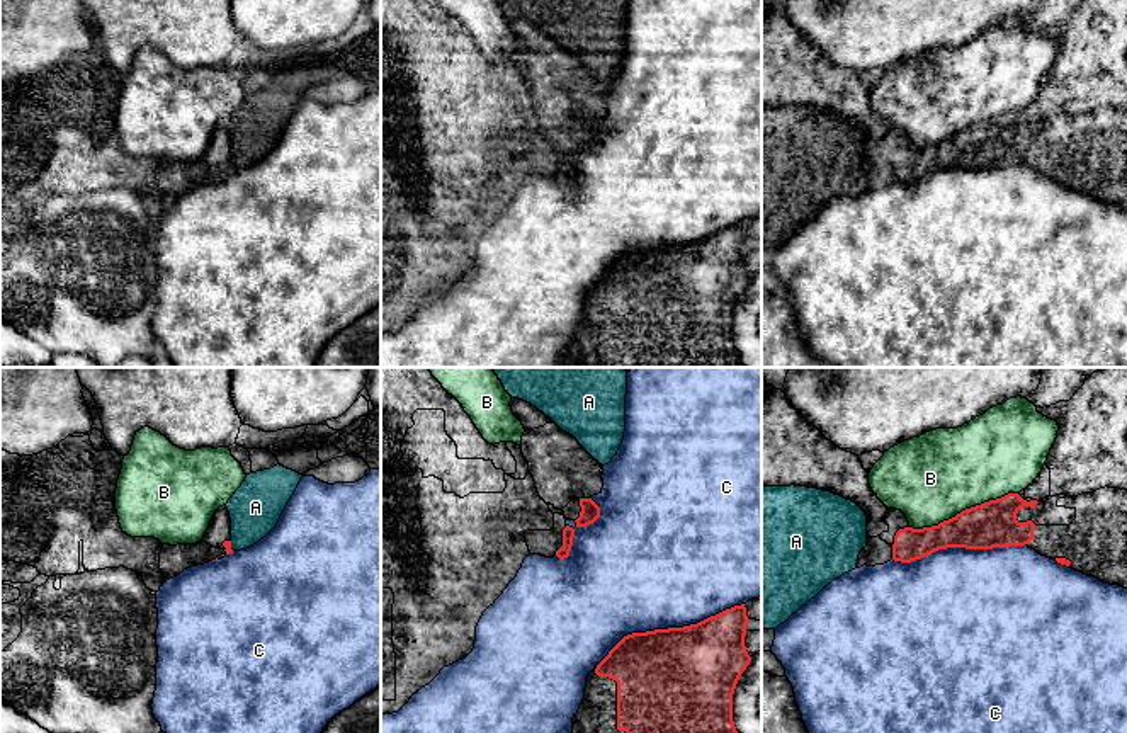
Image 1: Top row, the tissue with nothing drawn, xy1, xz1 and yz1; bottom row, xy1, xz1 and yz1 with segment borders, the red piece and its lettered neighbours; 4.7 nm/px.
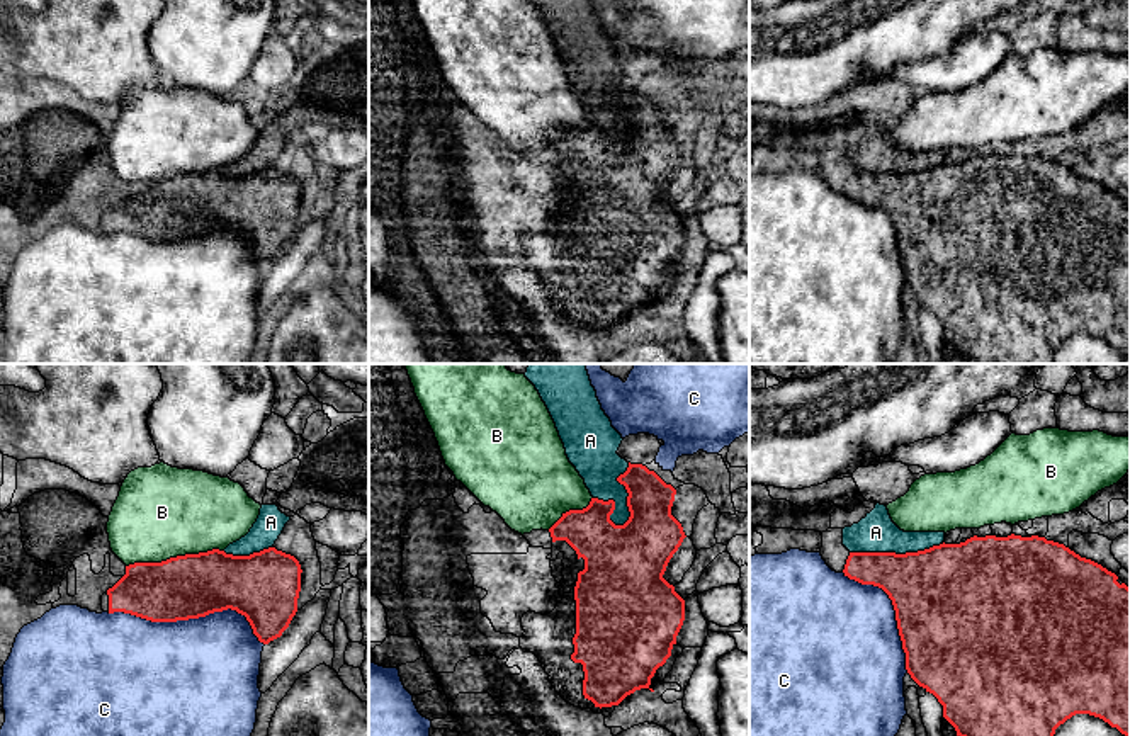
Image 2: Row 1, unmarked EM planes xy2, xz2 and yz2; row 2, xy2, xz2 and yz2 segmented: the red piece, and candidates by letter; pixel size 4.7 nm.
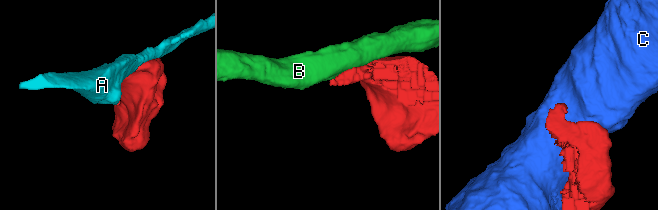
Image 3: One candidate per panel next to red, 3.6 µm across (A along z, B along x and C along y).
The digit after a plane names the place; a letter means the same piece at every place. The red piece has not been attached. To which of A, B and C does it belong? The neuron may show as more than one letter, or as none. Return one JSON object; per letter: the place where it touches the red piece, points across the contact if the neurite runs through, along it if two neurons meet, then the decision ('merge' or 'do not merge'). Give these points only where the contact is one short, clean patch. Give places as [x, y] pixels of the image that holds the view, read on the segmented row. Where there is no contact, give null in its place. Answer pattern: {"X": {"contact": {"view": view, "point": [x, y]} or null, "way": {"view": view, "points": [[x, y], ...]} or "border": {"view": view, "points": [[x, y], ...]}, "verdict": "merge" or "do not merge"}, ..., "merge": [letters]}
{"A": {"contact": {"view": "xz2", "point": [627, 497]}, "verdict": "do not merge"}, "B": {"contact": {"view": "yz1", "point": [962, 511]}, "verdict": "do not merge"}, "C": {"contact": {"view": "xy2", "point": [191, 617]}, "verdict": "do not merge"}, "merge": []}

